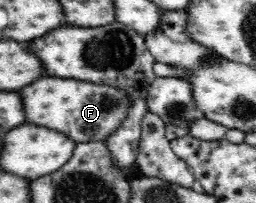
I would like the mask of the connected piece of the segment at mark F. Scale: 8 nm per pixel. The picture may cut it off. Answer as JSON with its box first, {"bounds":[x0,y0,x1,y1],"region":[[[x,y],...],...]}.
{"bounds":[19,78,131,141],"region":[[[39,78],[31,86],[25,86],[19,94],[23,94],[25,106],[25,122],[47,126],[51,130],[59,130],[63,135],[75,141],[101,141],[109,132],[121,126],[131,97],[119,87],[100,85],[63,78]]]}

